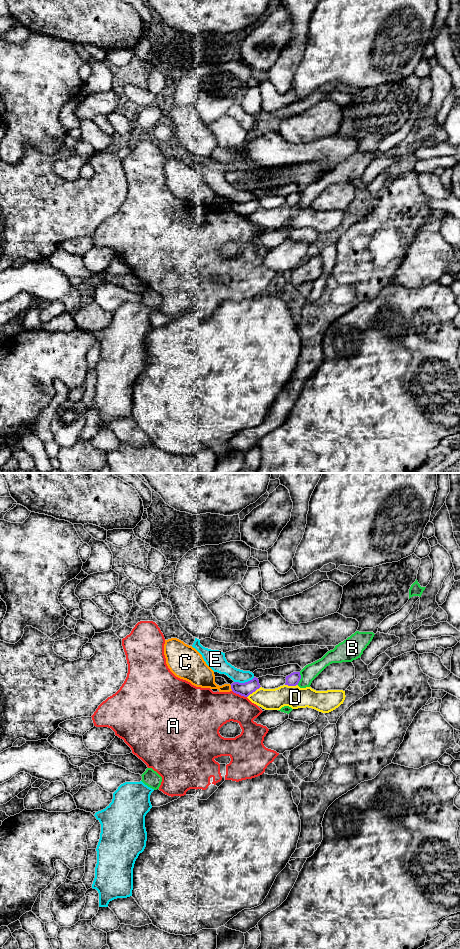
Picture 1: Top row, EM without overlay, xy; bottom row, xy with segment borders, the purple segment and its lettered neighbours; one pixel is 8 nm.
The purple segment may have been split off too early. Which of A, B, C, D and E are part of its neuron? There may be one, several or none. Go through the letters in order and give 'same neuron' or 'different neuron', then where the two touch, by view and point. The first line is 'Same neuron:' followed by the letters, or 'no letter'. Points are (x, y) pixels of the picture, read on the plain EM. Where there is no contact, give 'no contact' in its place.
Same neuron: no letter
A: different neuron; contact xy (239, 214)
B: different neuron; contact xy (300, 198)
C: different neuron; contact xy (231, 208)
D: different neuron; contact xy (253, 211)
E: different neuron; contact xy (245, 202)

